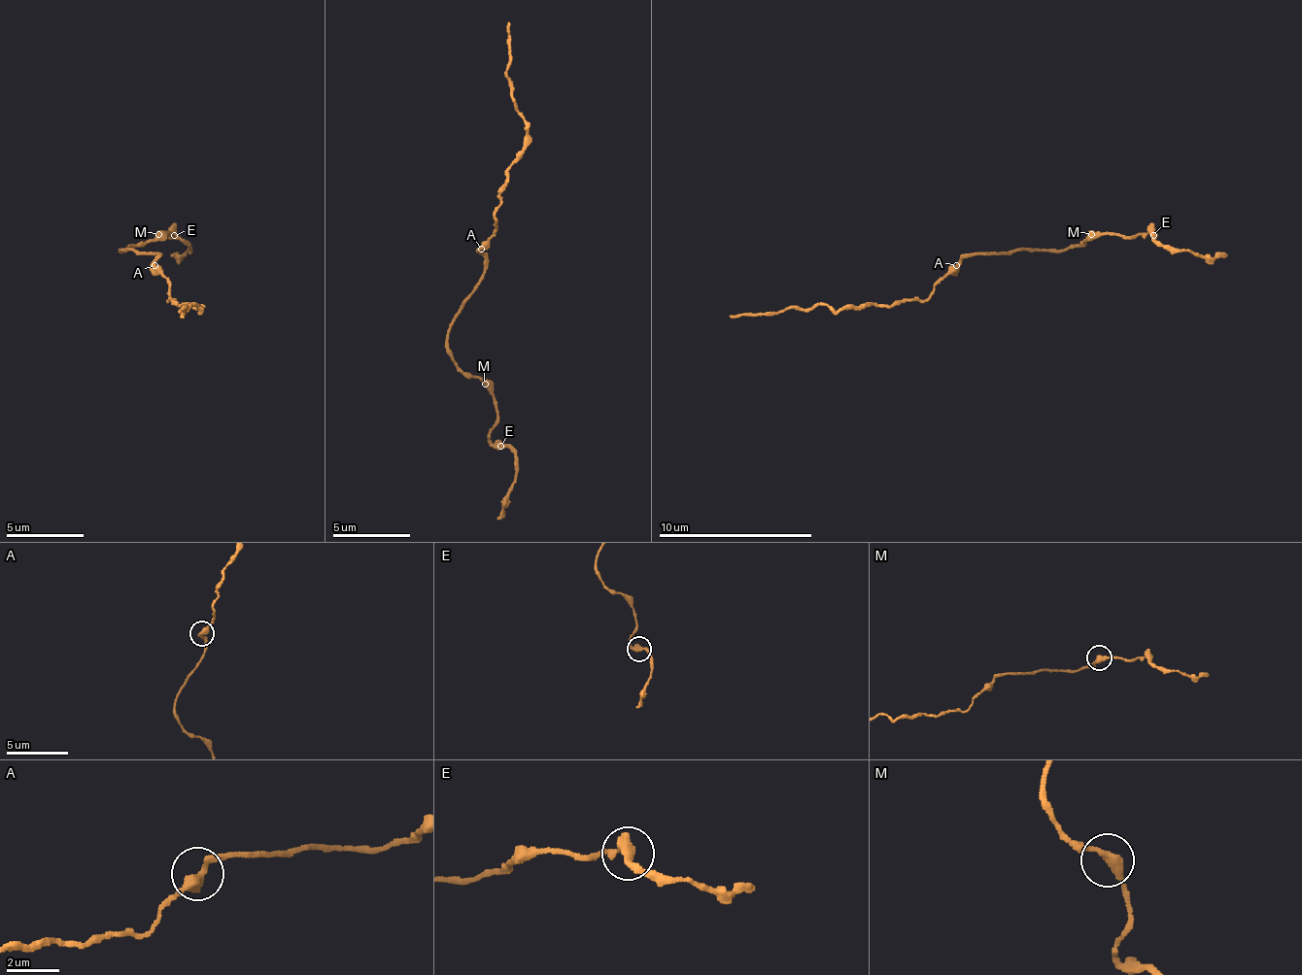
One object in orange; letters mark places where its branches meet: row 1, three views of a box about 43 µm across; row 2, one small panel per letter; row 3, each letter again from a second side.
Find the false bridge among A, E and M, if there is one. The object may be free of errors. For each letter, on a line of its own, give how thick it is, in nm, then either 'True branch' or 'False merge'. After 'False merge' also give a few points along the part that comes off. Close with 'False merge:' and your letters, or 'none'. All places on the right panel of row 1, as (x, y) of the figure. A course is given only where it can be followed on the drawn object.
A: Thickness 360 nm. True branch
E: Thickness 360 nm. False merge. Course of the part to remove: (1152, 234), (1164, 250), (1191, 250), (1226, 257)
M: Thickness 360 nm. True branch
False merge: E

